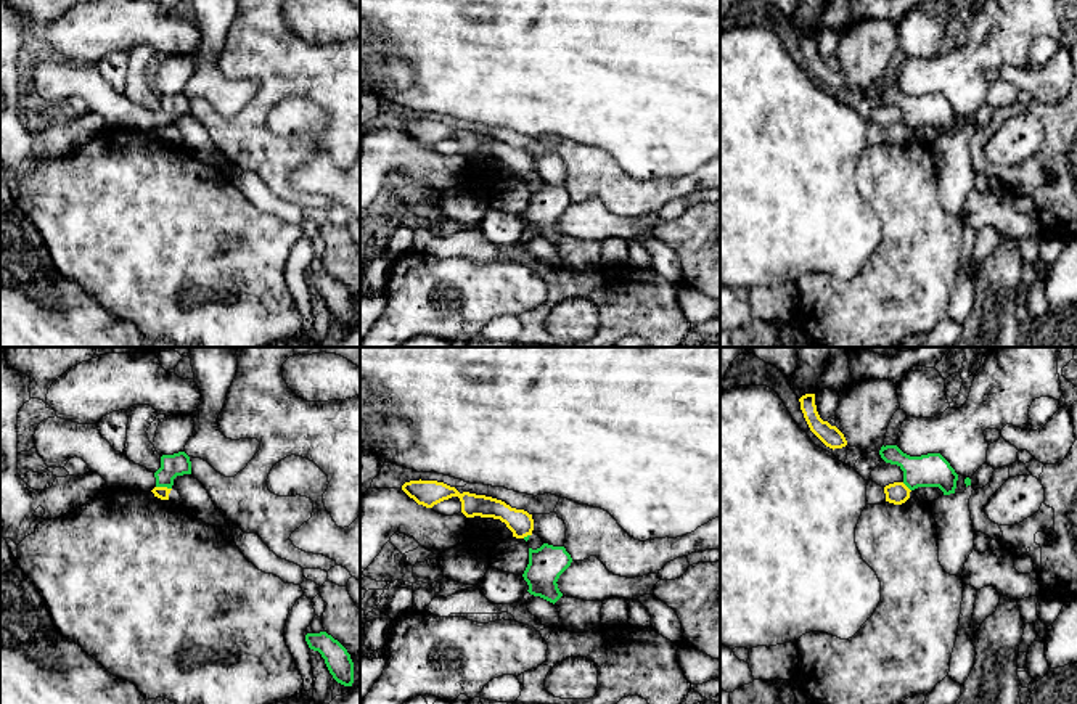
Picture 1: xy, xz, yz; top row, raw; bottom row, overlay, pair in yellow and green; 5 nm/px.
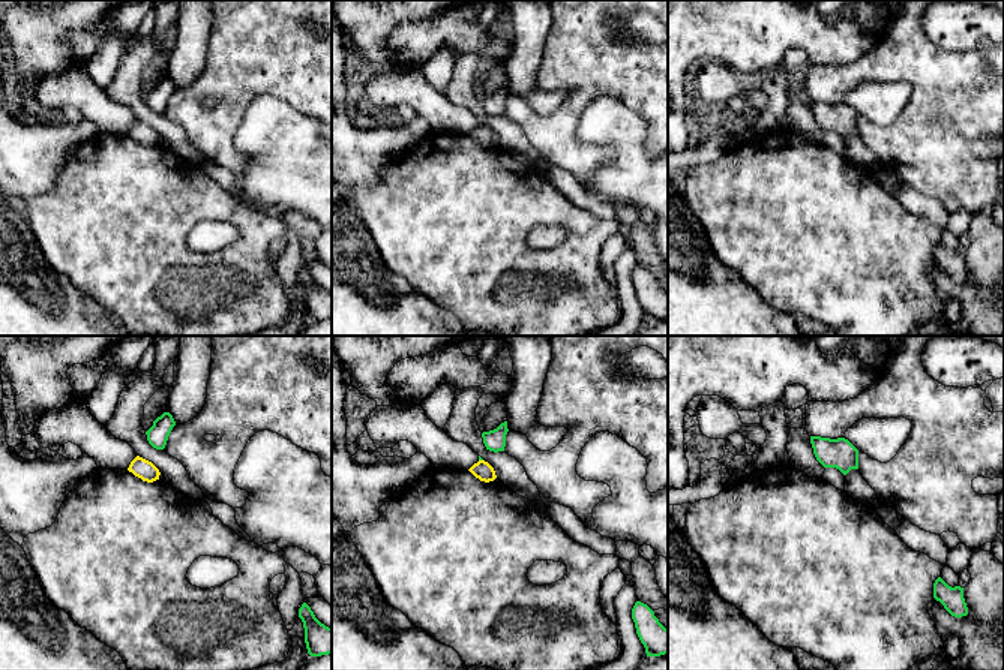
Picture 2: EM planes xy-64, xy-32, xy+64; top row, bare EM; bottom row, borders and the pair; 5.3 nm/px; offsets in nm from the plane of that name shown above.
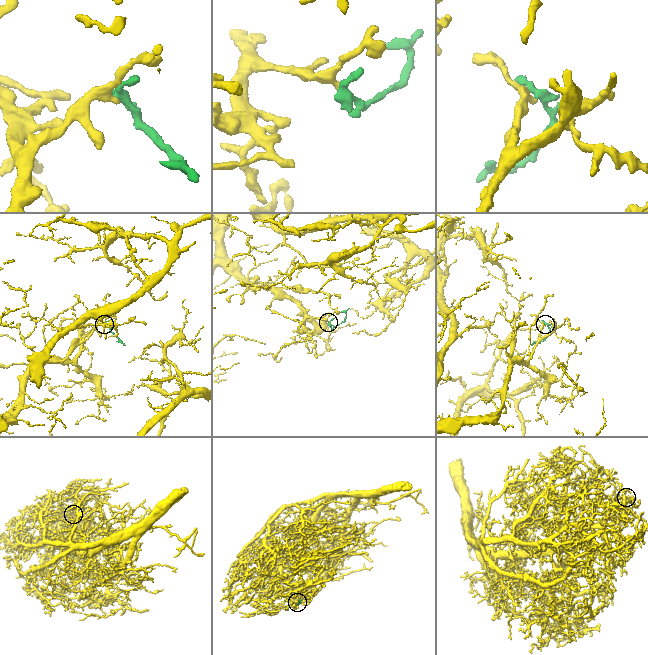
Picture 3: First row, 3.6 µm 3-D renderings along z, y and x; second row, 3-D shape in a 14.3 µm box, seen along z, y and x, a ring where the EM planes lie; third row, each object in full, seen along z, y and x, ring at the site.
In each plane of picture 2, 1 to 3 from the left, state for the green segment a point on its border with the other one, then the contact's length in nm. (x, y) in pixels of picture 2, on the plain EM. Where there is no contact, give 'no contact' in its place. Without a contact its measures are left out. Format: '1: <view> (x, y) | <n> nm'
1: no contact
2: xy-32 (480, 125) | 30 nm
3: no contact

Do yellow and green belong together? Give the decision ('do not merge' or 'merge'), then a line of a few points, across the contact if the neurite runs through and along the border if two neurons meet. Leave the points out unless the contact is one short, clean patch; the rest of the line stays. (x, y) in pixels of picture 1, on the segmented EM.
do not merge | xy (156, 486), (171, 489)

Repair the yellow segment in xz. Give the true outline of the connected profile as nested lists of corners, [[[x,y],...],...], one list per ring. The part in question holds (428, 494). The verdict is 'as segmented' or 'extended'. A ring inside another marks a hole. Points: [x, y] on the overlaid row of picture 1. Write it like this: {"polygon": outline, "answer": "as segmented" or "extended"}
{"polygon": [[[410,481],[402,485],[402,490],[413,498],[418,505],[432,508],[434,505],[458,497],[461,501],[461,513],[466,518],[493,518],[506,524],[513,532],[513,537],[524,538],[532,535],[534,519],[524,510],[516,510],[502,500],[476,495],[469,492],[460,493],[455,487],[450,487],[437,481]]], "answer": "as segmented"}

